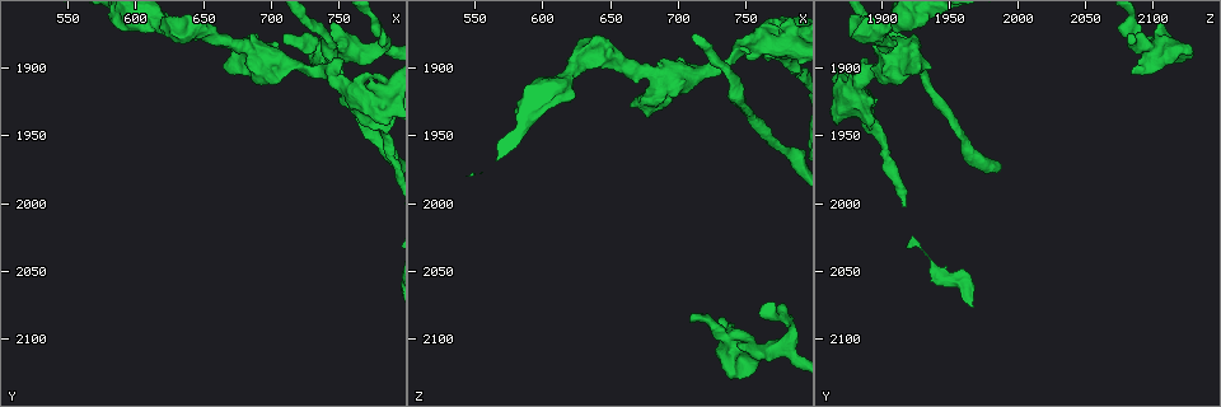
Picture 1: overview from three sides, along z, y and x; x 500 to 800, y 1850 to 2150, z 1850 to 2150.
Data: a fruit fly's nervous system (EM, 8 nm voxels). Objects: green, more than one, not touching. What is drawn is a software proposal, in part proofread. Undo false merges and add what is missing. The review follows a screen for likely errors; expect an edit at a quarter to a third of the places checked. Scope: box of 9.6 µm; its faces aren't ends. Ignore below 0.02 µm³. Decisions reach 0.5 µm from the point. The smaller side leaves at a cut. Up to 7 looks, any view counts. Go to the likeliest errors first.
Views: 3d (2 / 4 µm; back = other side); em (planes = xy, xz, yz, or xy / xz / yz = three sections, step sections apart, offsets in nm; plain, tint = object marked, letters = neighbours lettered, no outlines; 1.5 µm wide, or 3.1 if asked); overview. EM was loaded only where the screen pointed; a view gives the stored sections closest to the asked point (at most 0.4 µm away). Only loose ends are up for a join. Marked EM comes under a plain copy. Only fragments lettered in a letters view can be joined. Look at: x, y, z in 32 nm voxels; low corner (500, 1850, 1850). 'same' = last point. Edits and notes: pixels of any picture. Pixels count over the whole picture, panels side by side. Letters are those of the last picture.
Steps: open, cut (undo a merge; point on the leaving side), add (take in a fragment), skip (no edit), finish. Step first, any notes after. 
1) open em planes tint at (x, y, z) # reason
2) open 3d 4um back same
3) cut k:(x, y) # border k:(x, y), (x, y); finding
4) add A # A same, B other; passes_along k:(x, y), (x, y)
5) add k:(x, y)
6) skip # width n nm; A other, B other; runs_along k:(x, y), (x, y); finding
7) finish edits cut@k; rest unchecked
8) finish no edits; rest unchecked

open 3d 2um at (732, 1906, 2084) # an open end

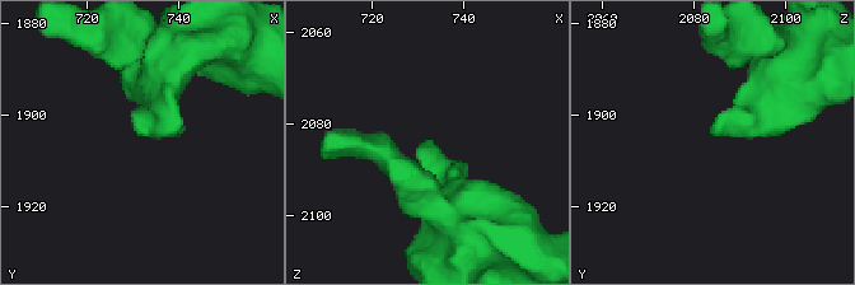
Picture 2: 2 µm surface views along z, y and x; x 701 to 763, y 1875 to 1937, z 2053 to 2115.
open em planes tint at (732, 1905, 2085)

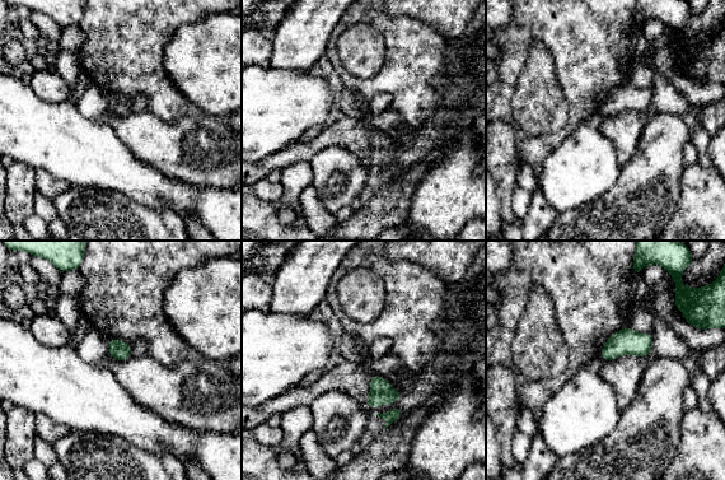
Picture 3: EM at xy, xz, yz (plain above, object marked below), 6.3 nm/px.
open em planes letters same

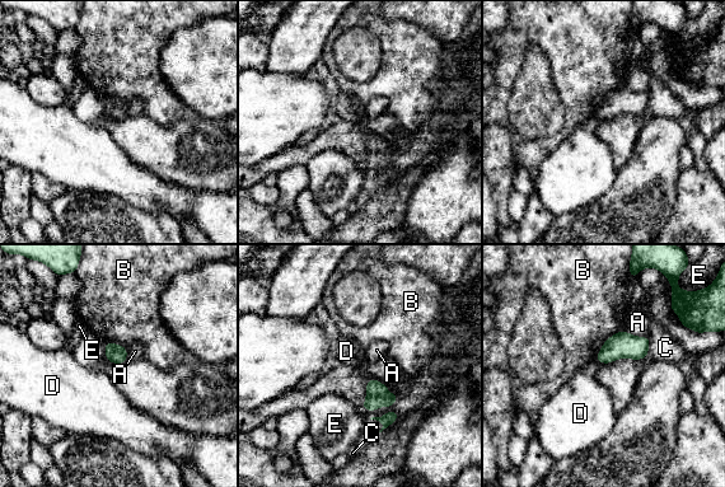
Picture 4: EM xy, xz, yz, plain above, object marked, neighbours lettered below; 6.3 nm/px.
skip # A other, B other, C other, D other, E other; border 4:(595, 357), (600, 364); no lettered fragment goes on from it

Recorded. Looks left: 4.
open 3d 4um at (768, 1916, 1874) # thick turns thin

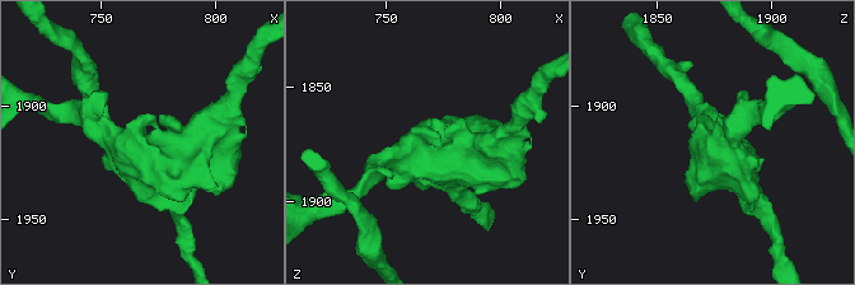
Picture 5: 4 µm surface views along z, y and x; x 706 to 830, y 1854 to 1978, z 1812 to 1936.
open em 3.1um yz step 8 letters at (767, 1919, 1873)

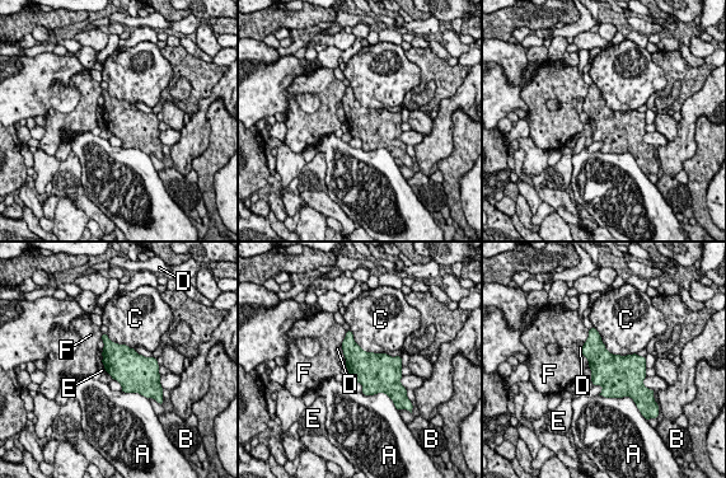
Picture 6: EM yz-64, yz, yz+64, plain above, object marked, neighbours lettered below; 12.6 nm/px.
skip # width 420 nm; A other, B other, C other, D other, E other, F other; border 6:(589, 329), (589, 336), (582, 345); all the same neuron

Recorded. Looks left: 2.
open em xz step 8 tint at (686, 1876, 1926)

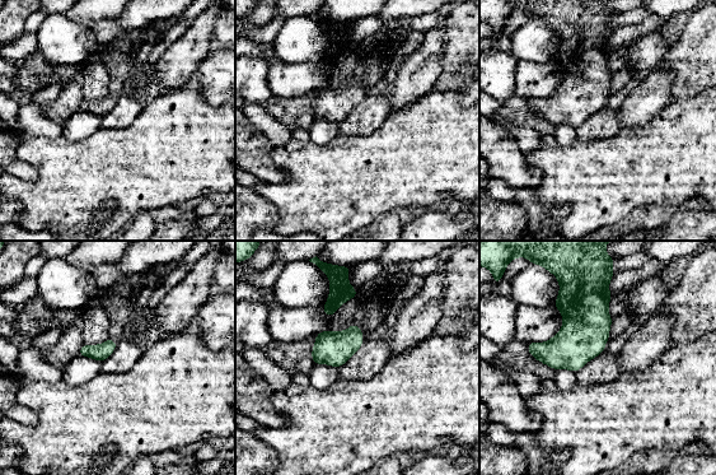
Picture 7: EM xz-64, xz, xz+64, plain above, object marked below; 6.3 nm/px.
open em planes letters same # another direction

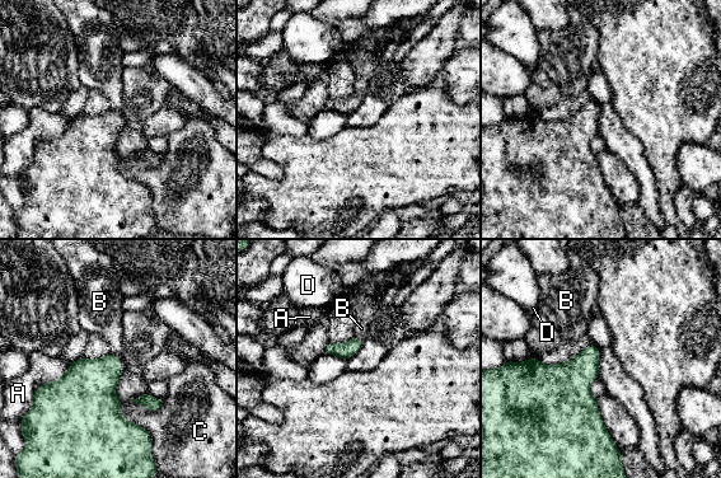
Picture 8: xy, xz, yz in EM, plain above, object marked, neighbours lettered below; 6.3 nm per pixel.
skip # A other, B other, C other, D other; border 8:(111, 352), (118, 359); none of them fits

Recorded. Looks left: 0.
finish no edits; rest unchecked

